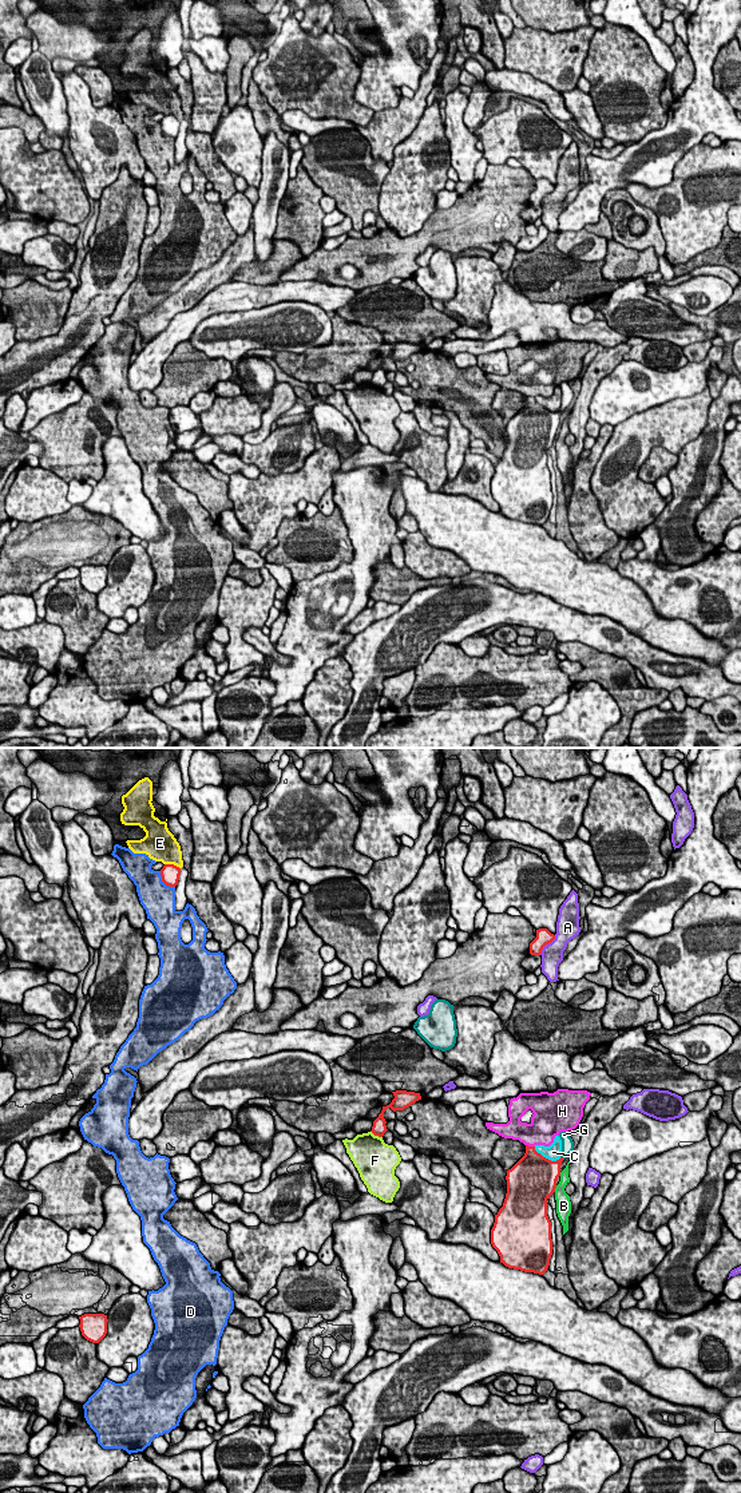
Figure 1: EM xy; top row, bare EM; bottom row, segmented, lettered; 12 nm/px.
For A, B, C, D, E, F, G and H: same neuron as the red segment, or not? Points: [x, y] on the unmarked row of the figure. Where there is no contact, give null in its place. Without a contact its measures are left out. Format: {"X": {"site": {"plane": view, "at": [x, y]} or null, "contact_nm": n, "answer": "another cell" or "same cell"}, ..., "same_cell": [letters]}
{"A": {"site": {"plane": "xy", "at": [546, 194]}, "contact_nm": 320, "answer": "another cell"}, "B": {"site": {"plane": "xy", "at": [555, 438]}, "contact_nm": 90, "answer": "another cell"}, "C": {"site": {"plane": "xy", "at": [547, 410]}, "contact_nm": 360, "answer": "another cell"}, "D": {"site": {"plane": "xy", "at": [163, 133]}, "contact_nm": 280, "answer": "another cell"}, "E": {"site": {"plane": "xy", "at": [173, 115]}, "contact_nm": 200, "answer": "another cell"}, "F": {"site": {"plane": "xy", "at": [376, 385]}, "contact_nm": 170, "answer": "another cell"}, "G": {"site": {"plane": "xy", "at": [562, 408]}, "contact_nm": 60, "answer": "same cell"}, "H": {"site": {"plane": "xy", "at": [530, 397]}, "contact_nm": 120, "answer": "another cell"}, "same_cell": ["G"]}

